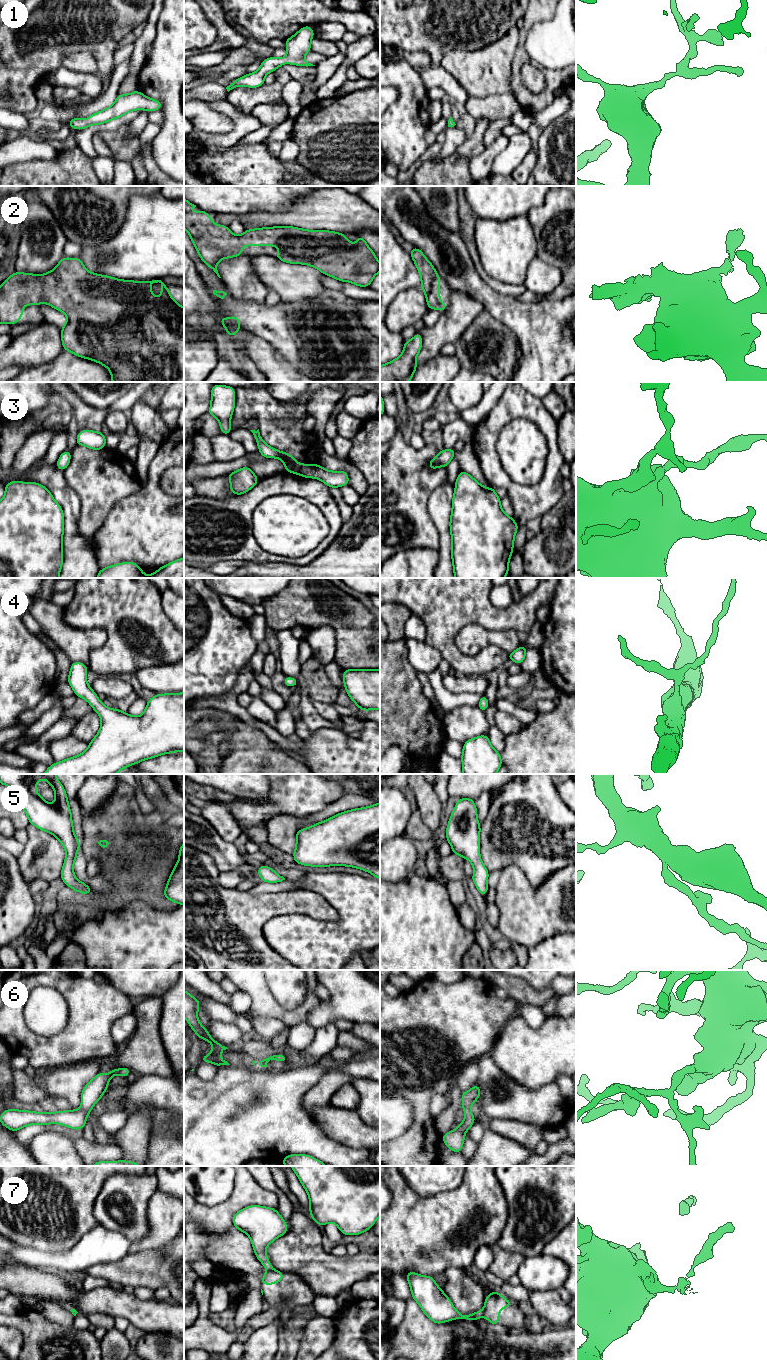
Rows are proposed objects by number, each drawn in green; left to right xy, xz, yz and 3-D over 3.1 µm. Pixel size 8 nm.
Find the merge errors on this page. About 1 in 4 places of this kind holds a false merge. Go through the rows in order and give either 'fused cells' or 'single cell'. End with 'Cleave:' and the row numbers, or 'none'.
1: single cell
2: single cell
3: single cell
4: single cell
5: single cell
6: single cell
7: fused cells
Cleave: 7

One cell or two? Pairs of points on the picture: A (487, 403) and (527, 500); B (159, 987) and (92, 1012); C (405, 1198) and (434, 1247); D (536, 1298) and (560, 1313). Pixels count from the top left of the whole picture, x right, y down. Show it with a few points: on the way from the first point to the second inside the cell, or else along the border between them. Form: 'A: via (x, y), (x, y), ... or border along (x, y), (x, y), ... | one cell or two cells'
A: border along (503, 392), (492, 409), (476, 425) | two cells
B: border along (110, 984), (130, 998) | two cells
C: via (408, 1210), (413, 1226), (422, 1235) | one cell
D: via (542, 1301), (554, 1310) | one cell

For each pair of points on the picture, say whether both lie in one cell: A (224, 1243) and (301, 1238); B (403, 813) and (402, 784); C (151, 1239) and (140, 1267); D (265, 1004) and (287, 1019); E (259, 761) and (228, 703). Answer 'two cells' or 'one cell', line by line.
A: two cells
B: two cells
C: two cells
D: one cell
E: two cells

